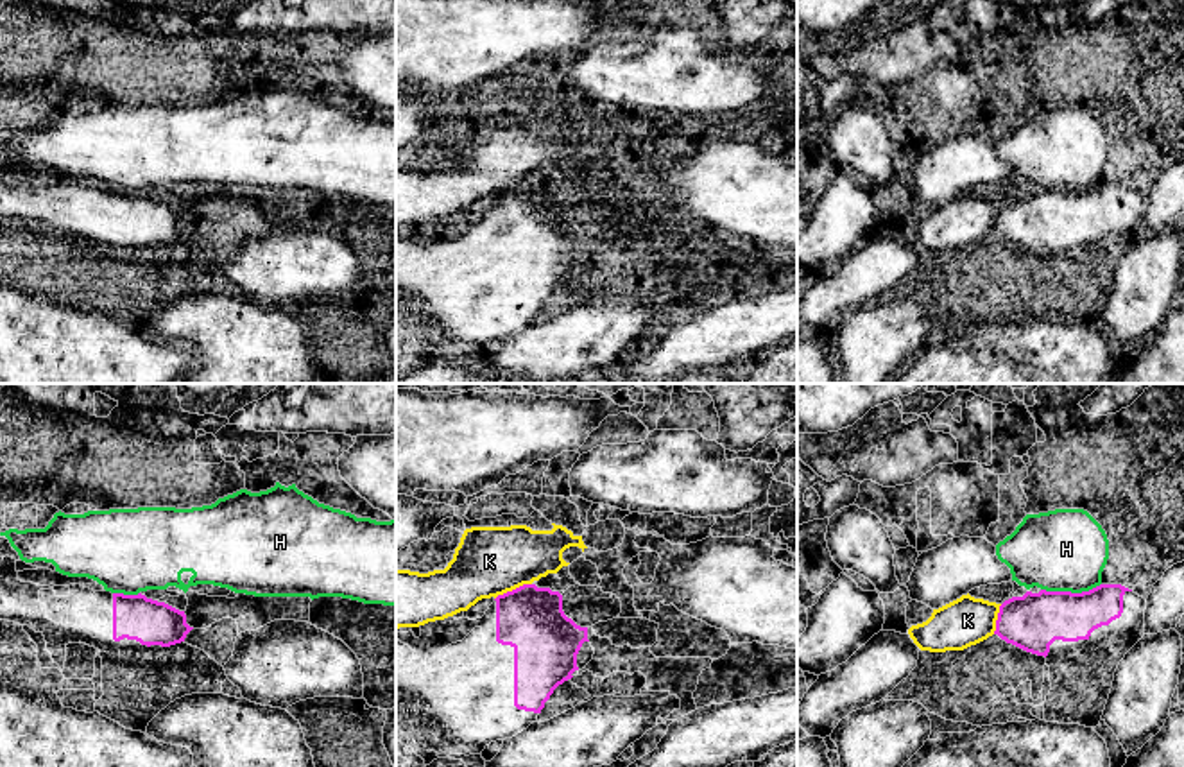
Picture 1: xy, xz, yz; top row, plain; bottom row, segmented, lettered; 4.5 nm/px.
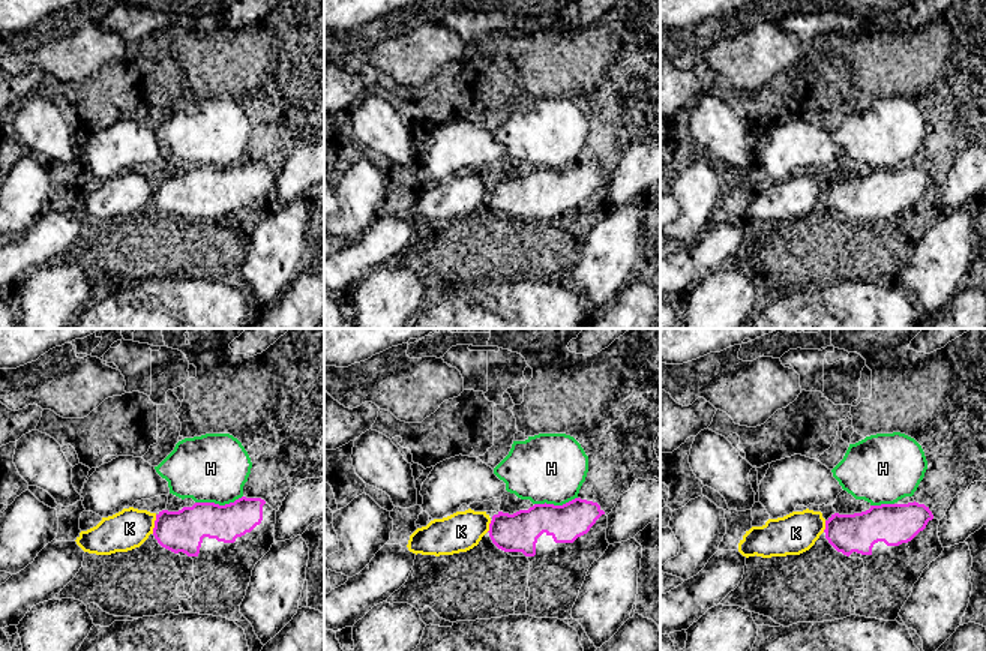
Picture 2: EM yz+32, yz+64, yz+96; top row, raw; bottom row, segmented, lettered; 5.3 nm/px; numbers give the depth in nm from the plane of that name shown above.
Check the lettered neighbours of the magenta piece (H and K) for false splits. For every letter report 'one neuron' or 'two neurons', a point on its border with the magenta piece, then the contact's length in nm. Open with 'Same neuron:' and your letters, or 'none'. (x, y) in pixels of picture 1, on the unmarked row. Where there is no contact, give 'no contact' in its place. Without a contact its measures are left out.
Same neuron: H
H: one neuron; meets magenta in yz at (1070, 190); contact 280 nm long
K: two neurons; meets magenta in xz at (513, 189); contact 180 nm long

